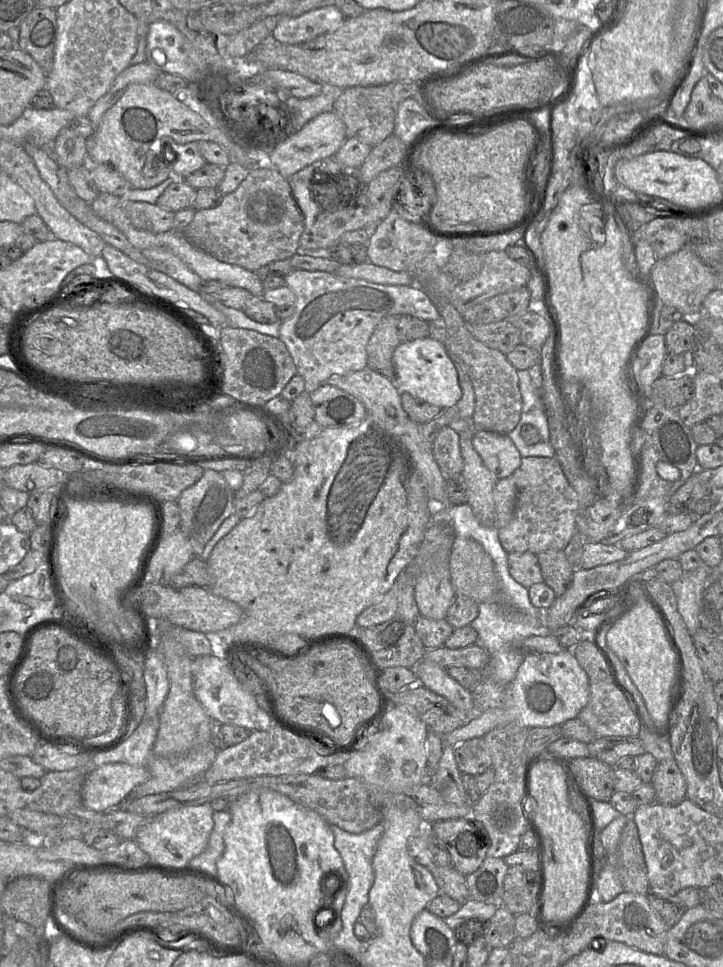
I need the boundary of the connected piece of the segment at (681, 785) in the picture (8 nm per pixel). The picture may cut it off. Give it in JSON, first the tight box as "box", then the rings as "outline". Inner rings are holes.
{"box":[651,759,687,806],"outline":[[[674,759],[658,762],[651,783],[656,802],[674,806],[687,798],[686,781]]]}

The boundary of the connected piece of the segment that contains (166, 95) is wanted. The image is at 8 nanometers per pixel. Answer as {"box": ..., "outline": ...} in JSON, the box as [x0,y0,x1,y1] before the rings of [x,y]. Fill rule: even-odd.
{"box":[89,84,242,189],"outline":[[[130,84],[120,99],[109,108],[97,128],[93,133],[93,146],[89,151],[90,165],[110,165],[115,168],[134,189],[150,189],[165,181],[172,170],[173,163],[169,163],[164,157],[164,150],[170,148],[172,144],[187,144],[193,141],[210,141],[217,143],[226,151],[226,144],[232,142],[242,142],[237,138],[232,138],[225,130],[218,126],[212,126],[198,112],[172,94],[171,92],[158,87],[155,84]],[[171,137],[170,142],[161,145],[161,140]]]}

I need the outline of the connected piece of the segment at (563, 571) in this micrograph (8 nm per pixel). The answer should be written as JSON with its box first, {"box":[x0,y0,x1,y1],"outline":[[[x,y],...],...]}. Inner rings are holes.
{"box":[537,550,574,597],"outline":[[[547,550],[537,555],[544,582],[559,597],[572,582],[574,568],[562,550]]]}

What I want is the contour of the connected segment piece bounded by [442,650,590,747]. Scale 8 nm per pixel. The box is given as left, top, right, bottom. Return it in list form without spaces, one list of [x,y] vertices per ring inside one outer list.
[[[571,650],[560,653],[529,653],[526,654],[516,676],[506,690],[504,705],[489,709],[477,718],[472,718],[461,727],[442,736],[444,745],[456,747],[459,743],[472,738],[484,736],[499,725],[516,723],[528,728],[560,726],[564,722],[577,718],[582,709],[588,704],[590,695],[590,680],[580,666]]]

